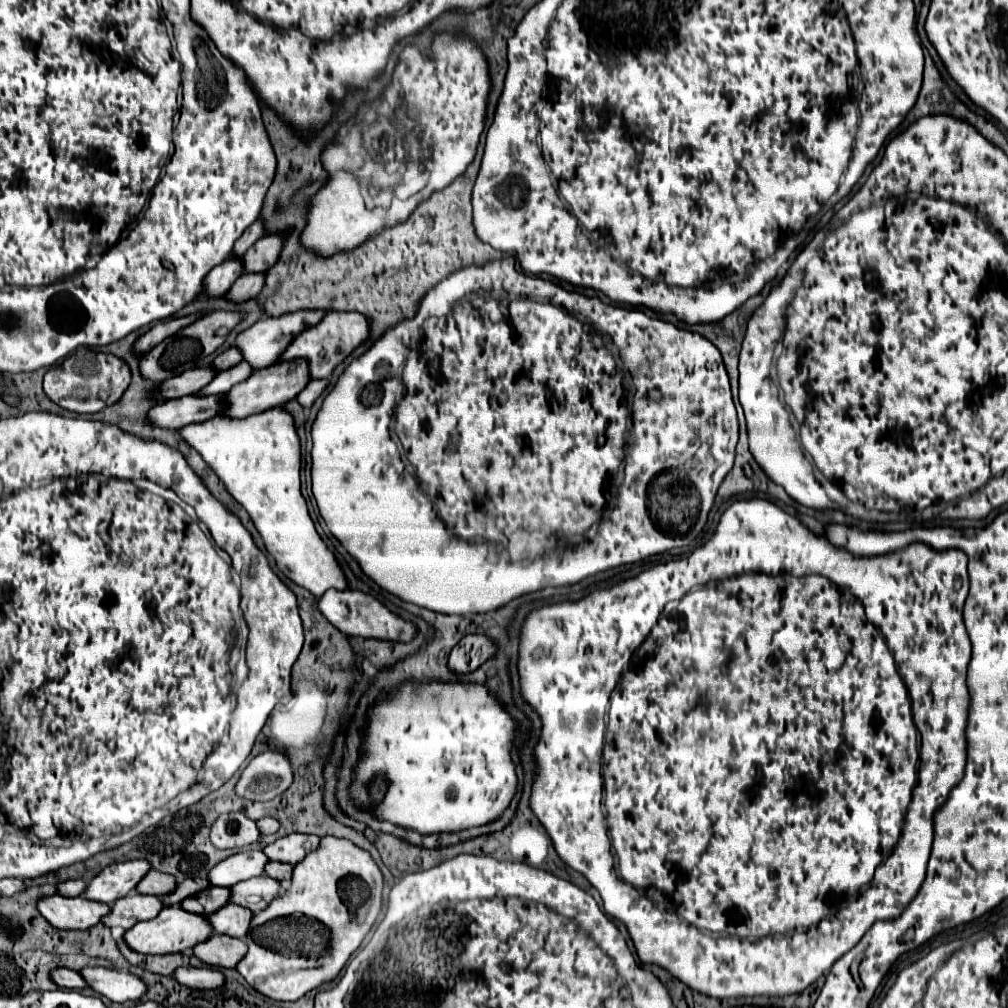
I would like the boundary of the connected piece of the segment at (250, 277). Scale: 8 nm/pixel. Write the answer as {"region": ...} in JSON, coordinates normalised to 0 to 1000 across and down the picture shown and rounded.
{"region":[[[240,272],[232,284],[226,288],[226,292],[222,294],[226,300],[234,300],[240,302],[248,296],[254,296],[256,288],[260,288],[260,272]]]}

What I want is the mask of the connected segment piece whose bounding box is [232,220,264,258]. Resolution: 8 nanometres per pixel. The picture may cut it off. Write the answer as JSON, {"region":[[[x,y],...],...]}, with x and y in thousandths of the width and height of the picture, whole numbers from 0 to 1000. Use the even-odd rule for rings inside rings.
{"region":[[[254,218],[254,220],[234,238],[232,248],[230,248],[230,254],[232,254],[232,256],[240,256],[242,250],[244,250],[256,236],[260,236],[260,232],[262,232],[262,224],[260,224],[258,218]]]}

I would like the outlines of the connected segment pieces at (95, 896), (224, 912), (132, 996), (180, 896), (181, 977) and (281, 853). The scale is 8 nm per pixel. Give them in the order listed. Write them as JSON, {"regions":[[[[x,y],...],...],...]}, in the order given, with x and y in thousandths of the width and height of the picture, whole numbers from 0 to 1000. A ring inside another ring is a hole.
{"regions":[[[[141,853],[109,857],[97,869],[93,869],[89,877],[85,877],[85,883],[81,889],[93,895],[113,897],[117,891],[133,883],[133,879],[143,871],[147,863],[149,863],[149,857]]],[[[220,899],[220,903],[214,903],[212,907],[206,907],[204,913],[210,919],[212,927],[224,927],[232,931],[240,931],[248,919],[250,905],[240,899]]],[[[91,958],[91,960],[81,960],[79,966],[93,984],[105,988],[111,994],[137,992],[145,984],[145,978],[139,970],[121,962]]],[[[183,873],[183,875],[177,875],[175,877],[175,883],[161,889],[161,895],[165,899],[171,899],[171,897],[179,897],[185,889],[190,889],[198,883],[202,883],[206,879],[206,873]]],[[[190,958],[188,960],[175,960],[171,970],[175,974],[179,974],[181,978],[196,980],[196,982],[216,980],[222,974],[222,968],[216,962],[212,962],[212,960],[190,960]]],[[[286,827],[282,831],[276,831],[274,835],[266,837],[260,845],[266,849],[266,853],[276,853],[284,857],[296,857],[306,845],[315,841],[317,831],[308,827]]]]}

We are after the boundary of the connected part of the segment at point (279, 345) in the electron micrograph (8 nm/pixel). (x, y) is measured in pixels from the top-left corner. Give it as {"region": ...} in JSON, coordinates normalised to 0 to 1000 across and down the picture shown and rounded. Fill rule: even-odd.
{"region":[[[310,308],[282,312],[280,315],[260,315],[246,327],[238,329],[232,343],[248,363],[264,365],[276,357],[276,353],[284,347],[296,329],[313,321],[319,313],[321,312],[312,312]]]}

